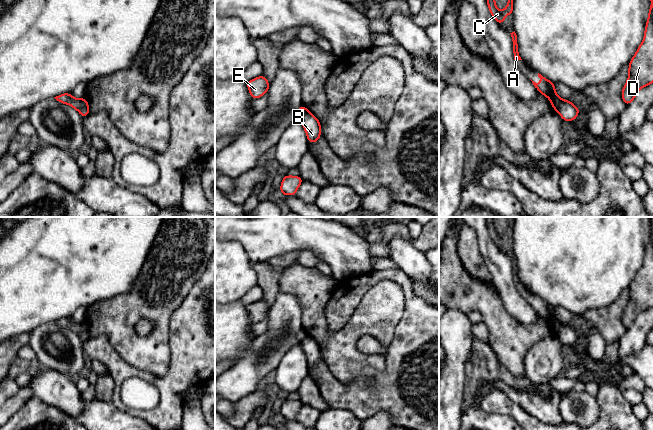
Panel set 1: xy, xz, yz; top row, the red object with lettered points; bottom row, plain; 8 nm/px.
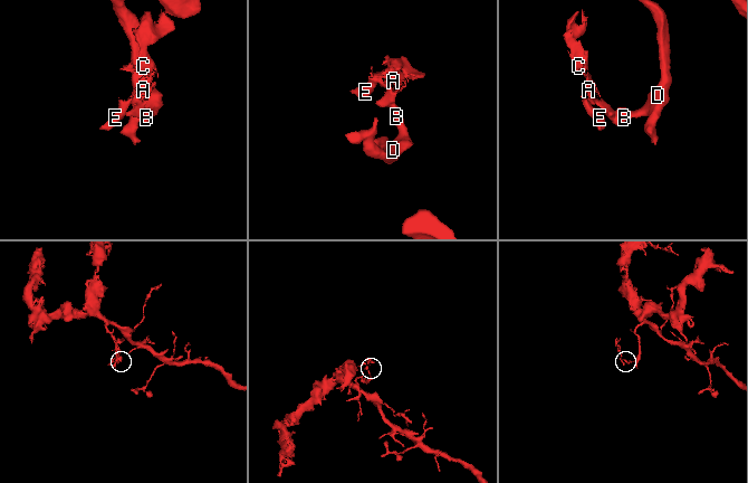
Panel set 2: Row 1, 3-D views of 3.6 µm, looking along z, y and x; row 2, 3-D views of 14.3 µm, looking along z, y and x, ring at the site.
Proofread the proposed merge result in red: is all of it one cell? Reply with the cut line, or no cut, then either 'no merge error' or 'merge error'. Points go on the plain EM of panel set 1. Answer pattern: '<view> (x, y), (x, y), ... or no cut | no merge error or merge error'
xy (84, 322), (78, 334) | merge error

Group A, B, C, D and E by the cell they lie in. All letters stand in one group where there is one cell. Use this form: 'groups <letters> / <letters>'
groups A C E / B D

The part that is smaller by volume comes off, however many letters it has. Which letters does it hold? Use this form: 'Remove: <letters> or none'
Remove: A, C, E

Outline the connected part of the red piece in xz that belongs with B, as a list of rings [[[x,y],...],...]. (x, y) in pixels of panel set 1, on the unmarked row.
[[[309,335],[300,341],[301,347],[305,353],[308,367],[316,367],[321,360],[320,345]]]

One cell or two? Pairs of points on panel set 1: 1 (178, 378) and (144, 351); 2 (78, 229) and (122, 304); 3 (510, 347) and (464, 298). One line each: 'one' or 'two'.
1: two
2: two
3: one

